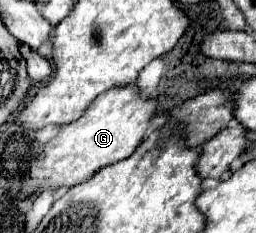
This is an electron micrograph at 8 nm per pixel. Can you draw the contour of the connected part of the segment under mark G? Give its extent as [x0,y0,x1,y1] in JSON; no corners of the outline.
[19,85,157,199]

